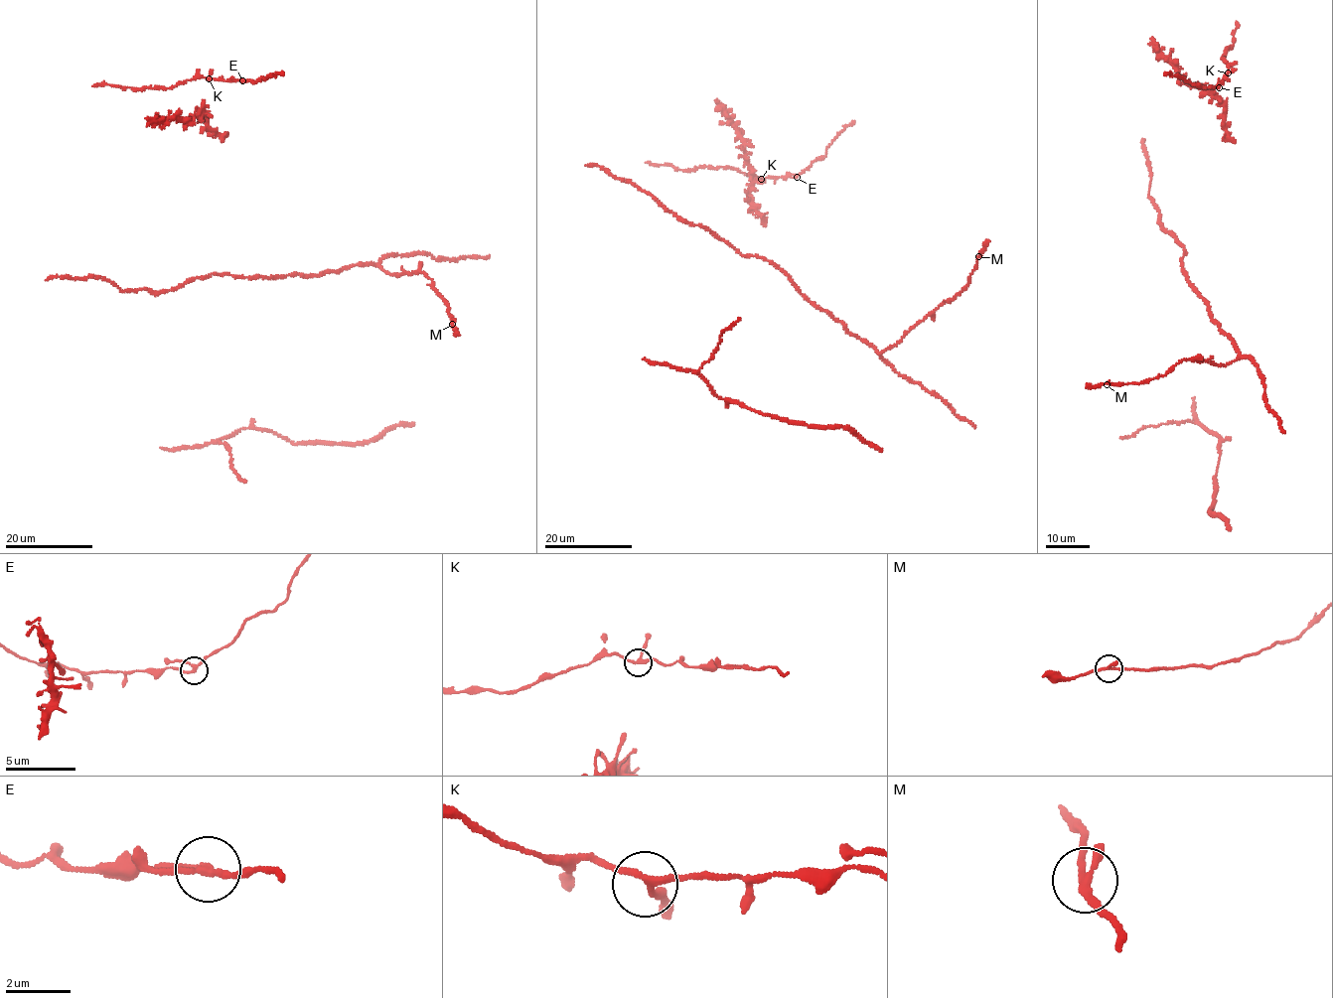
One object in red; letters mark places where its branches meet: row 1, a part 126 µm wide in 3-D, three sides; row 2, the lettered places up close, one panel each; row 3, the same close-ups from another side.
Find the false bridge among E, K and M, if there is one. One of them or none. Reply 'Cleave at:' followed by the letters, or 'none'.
Cleave at: none

